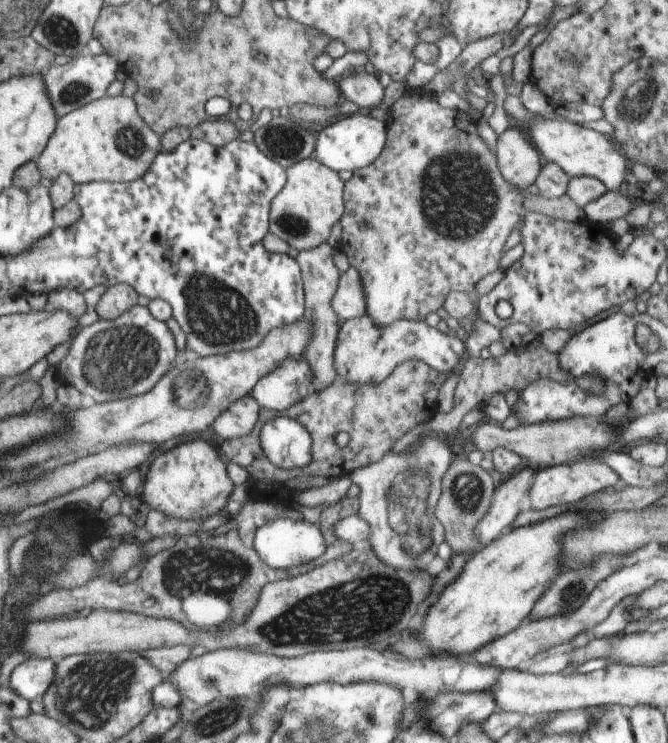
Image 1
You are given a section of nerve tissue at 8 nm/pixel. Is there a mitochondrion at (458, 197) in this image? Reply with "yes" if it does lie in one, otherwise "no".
yes

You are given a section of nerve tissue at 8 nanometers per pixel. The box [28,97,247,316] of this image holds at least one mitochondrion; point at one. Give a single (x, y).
(130, 143)

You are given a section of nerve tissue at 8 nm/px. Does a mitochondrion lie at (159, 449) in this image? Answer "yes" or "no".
no

